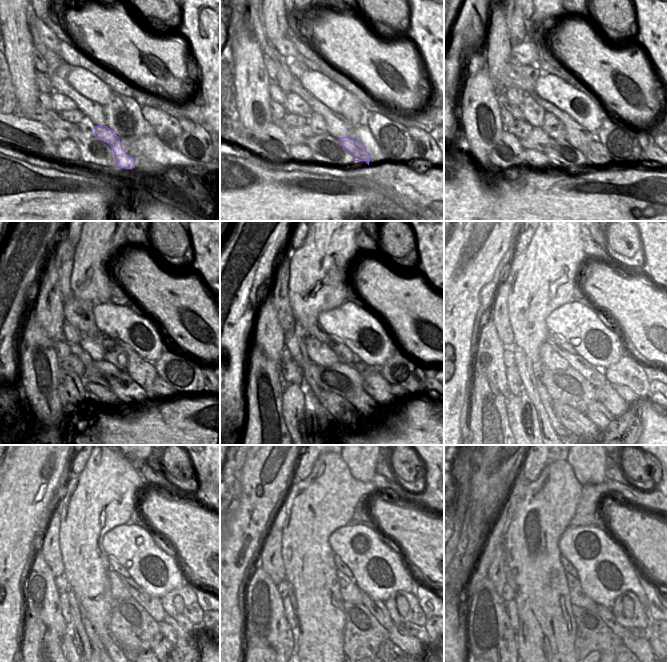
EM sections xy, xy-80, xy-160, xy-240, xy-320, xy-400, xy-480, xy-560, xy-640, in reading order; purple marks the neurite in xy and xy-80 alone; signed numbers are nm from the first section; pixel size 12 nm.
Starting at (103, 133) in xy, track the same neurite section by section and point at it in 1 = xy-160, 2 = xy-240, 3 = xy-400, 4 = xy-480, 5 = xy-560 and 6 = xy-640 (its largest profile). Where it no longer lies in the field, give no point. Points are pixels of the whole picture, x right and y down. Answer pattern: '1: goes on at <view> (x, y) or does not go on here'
1: goes on at xy-160 (596, 155)
2: goes on at xy-240 (160, 388)
3: goes on at xy-400 (629, 396)
4: goes on at xy-480 (180, 618)
5: goes on at xy-560 (412, 628)
6: goes on at xy-640 (636, 632)

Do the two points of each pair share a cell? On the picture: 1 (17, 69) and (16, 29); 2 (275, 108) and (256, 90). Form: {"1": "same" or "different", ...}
{"1": "same", "2": "different"}

